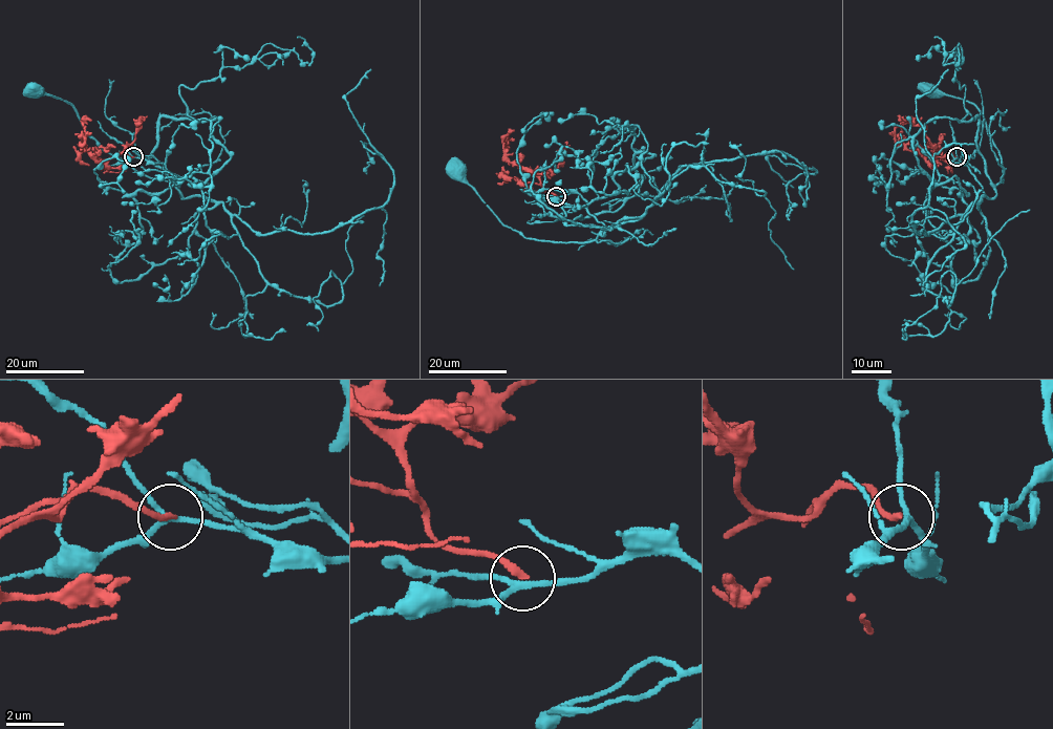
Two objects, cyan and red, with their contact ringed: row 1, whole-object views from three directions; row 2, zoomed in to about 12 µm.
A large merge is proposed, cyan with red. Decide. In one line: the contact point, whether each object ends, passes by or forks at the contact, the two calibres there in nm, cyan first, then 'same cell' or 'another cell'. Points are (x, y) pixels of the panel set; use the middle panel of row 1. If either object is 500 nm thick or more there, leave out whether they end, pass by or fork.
place (556, 196); cyan forks; red ends; calibres 190 and 240 nm; another cell

